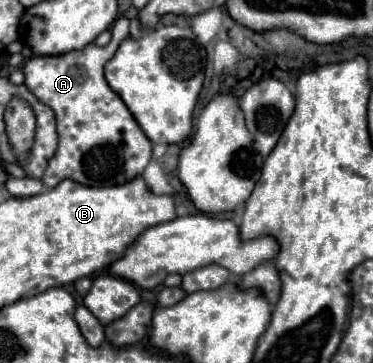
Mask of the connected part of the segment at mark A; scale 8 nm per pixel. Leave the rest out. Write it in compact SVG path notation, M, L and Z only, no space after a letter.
M129 18L115 20L107 46L87 44L83 50L61 56L33 56L23 66L27 88L43 104L51 106L57 116L59 146L41 178L49 188L55 188L65 178L91 186L89 176L113 176L113 184L125 184L141 176L151 162L151 140L143 134L125 102L109 88L103 76L105 62L115 54L119 42L129 36L129 24Z

